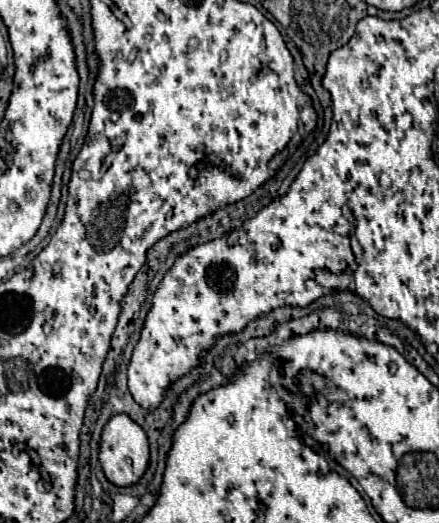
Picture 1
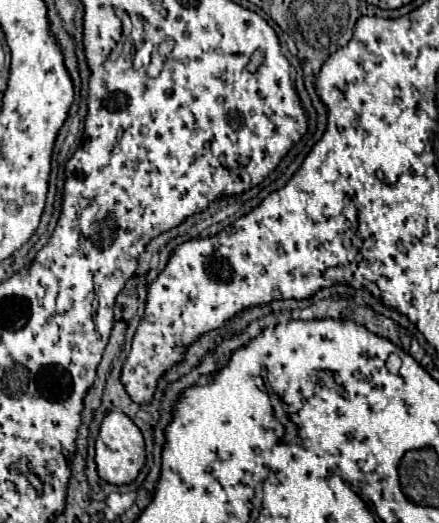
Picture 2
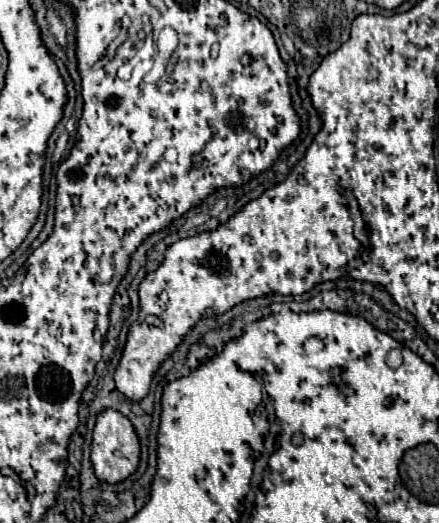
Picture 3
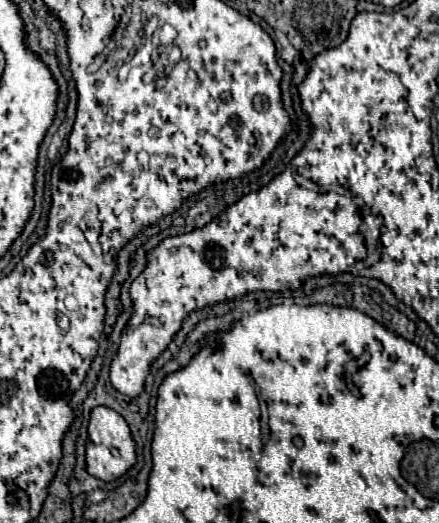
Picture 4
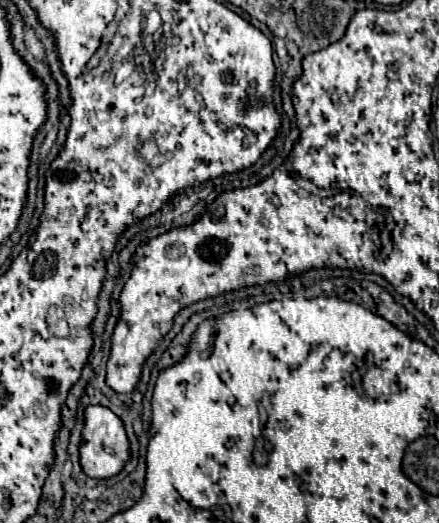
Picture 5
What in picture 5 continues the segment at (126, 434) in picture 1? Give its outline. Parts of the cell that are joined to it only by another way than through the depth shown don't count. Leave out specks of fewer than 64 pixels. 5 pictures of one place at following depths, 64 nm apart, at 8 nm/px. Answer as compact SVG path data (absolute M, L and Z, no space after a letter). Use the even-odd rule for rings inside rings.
M88 406L84 412L84 432L80 446L80 464L90 478L112 478L130 460L130 442L122 420L106 406Z

